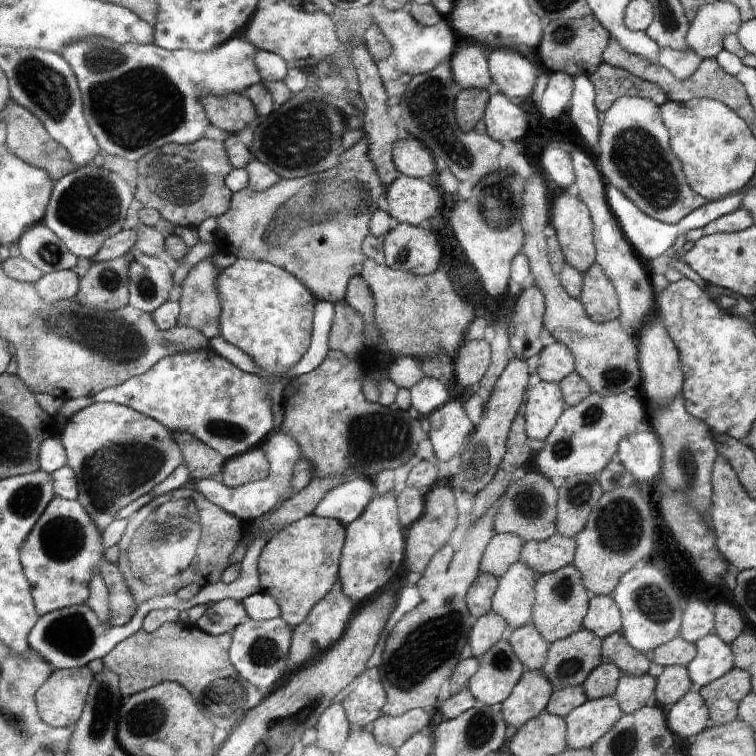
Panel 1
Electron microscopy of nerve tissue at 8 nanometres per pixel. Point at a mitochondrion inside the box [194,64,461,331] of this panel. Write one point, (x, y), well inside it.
(342, 199)

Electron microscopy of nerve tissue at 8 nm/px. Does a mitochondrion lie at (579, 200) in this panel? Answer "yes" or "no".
no

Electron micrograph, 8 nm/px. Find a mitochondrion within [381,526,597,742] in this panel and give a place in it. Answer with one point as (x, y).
(567, 667)

